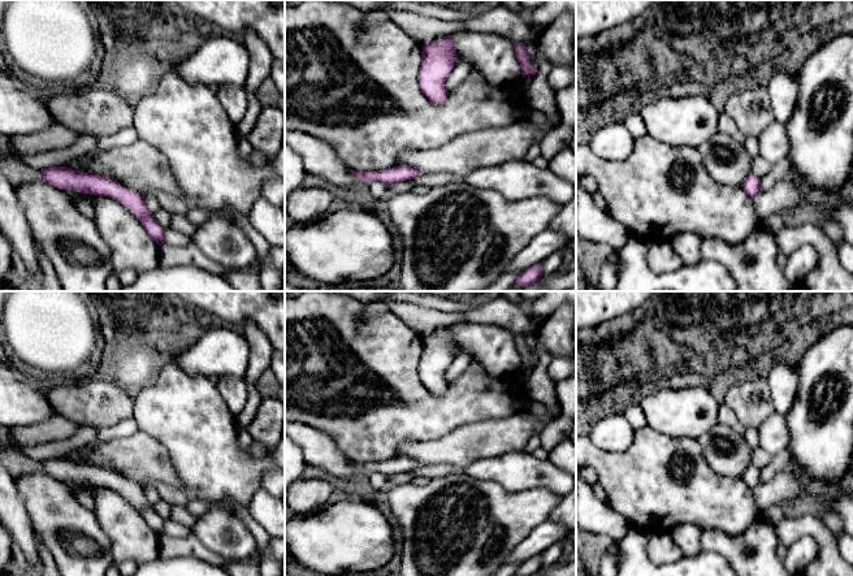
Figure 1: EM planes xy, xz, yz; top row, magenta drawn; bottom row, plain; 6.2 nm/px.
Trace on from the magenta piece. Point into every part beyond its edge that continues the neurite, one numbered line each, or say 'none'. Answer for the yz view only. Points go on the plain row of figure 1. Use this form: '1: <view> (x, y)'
none

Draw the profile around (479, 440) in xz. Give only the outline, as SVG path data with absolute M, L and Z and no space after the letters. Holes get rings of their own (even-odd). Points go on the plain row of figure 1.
M524 410L499 419L463 424L436 439L404 442L399 446L399 456L424 465L447 464L460 472L480 459L521 452L529 438L542 429L541 420Z

